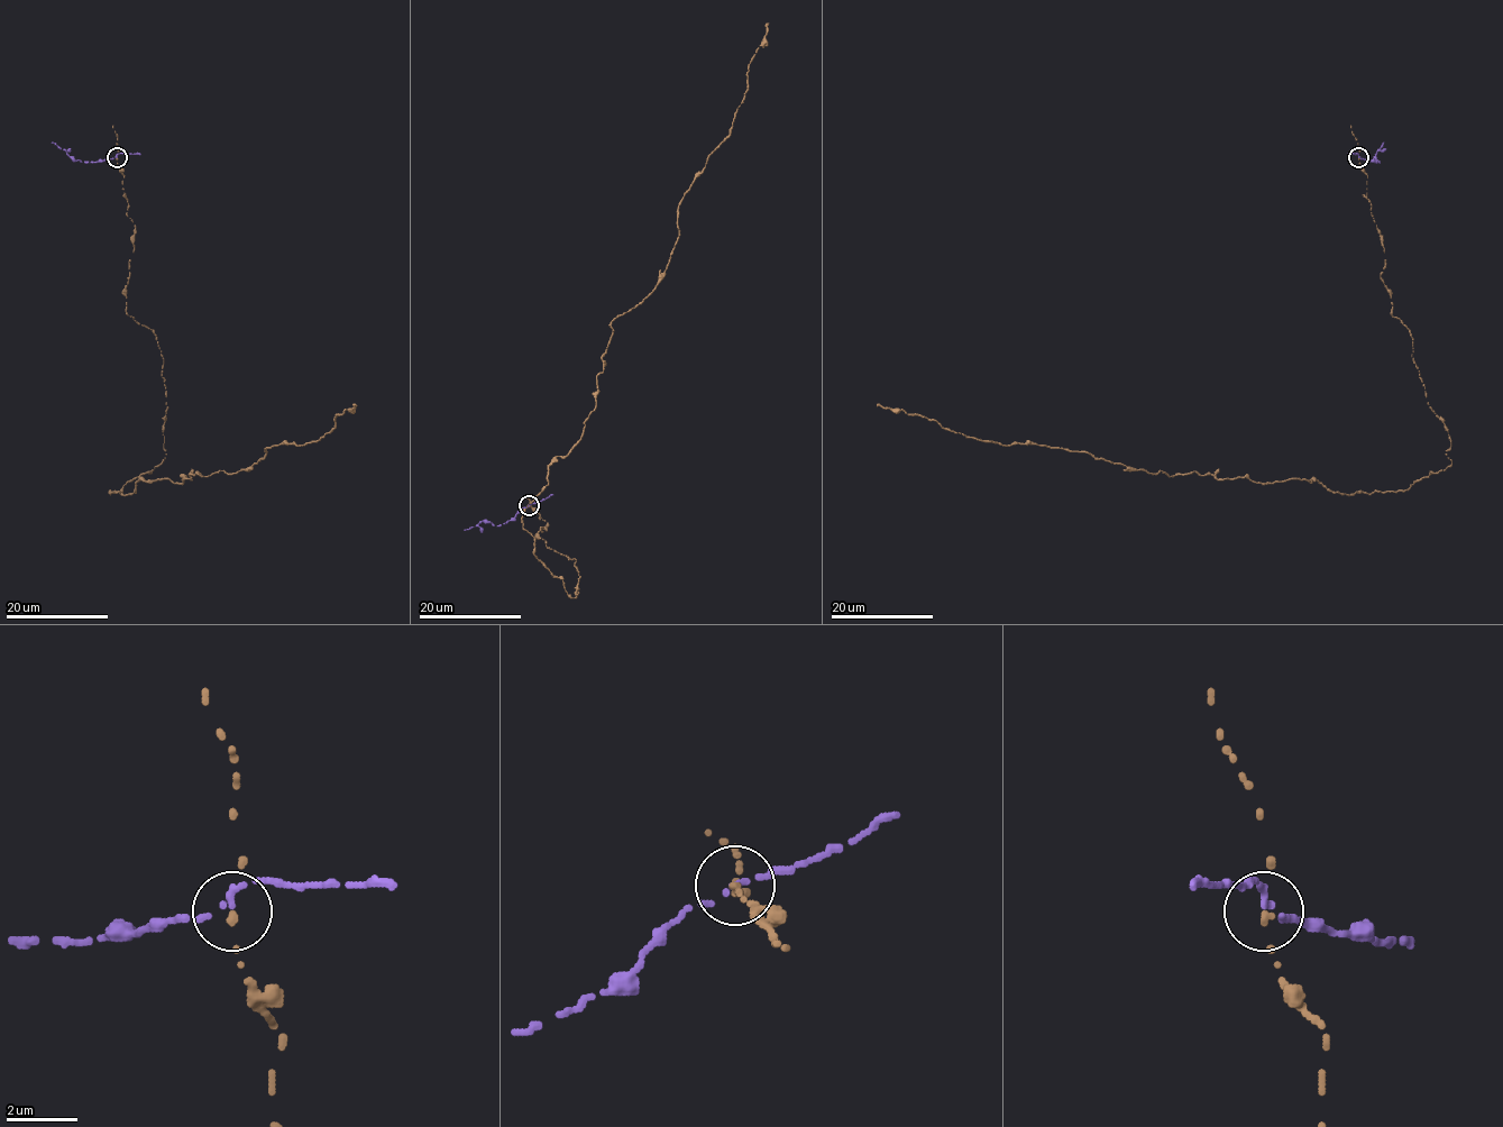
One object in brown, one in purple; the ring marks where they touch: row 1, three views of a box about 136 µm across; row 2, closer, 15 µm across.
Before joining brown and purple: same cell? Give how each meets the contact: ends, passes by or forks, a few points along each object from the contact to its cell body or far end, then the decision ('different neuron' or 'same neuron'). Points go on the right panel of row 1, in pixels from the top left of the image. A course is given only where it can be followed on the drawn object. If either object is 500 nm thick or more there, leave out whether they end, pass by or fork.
brown ends; purple passes by; course brown (1358, 158), (1392, 315), (1451, 441), (1451, 464), (1408, 489), (1152, 474), (877, 405); course purple (1358, 156), (1380, 162), (1374, 156), (1383, 143); different neuron

